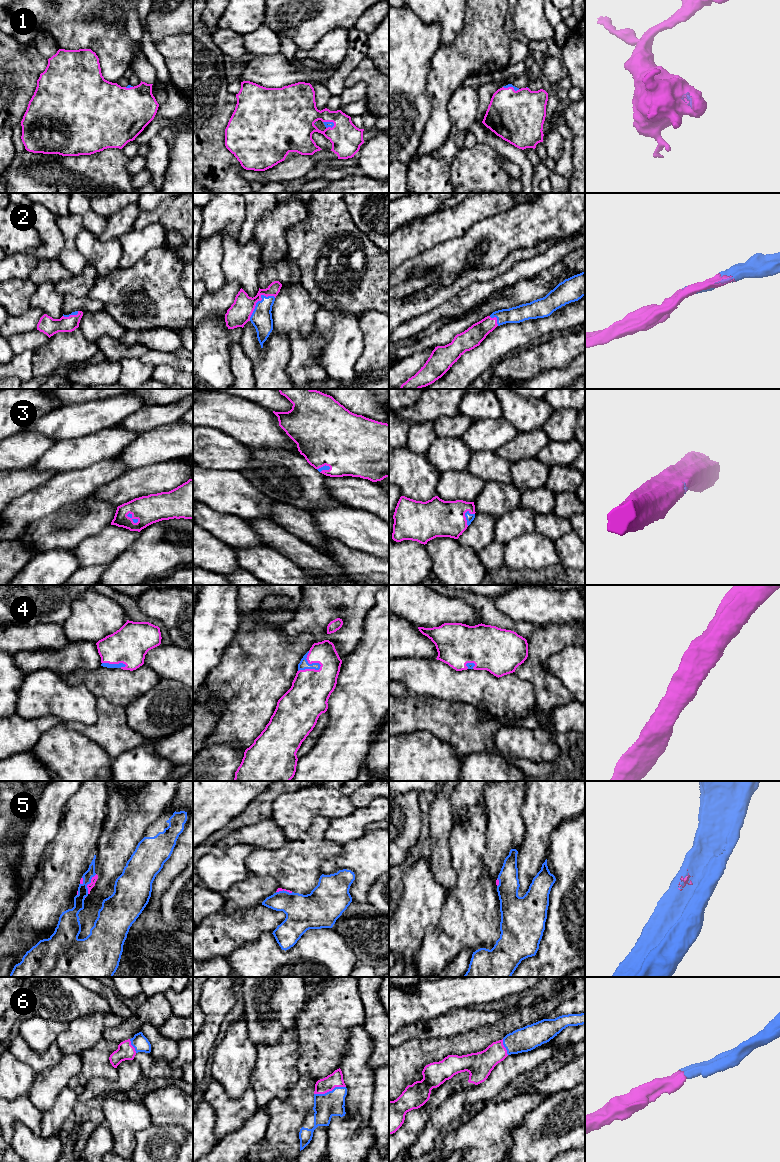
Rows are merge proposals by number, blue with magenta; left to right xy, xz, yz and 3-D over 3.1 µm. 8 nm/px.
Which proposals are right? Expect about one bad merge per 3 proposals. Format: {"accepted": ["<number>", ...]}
{"accepted": ["1", "2", "3", "4", "5", "6"]}

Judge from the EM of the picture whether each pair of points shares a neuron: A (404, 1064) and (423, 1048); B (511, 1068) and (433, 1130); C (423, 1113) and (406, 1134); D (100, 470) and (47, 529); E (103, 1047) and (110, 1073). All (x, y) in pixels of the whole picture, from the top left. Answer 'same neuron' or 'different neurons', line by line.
A: same neuron
B: same neuron
C: same neuron
D: different neurons
E: same neuron

